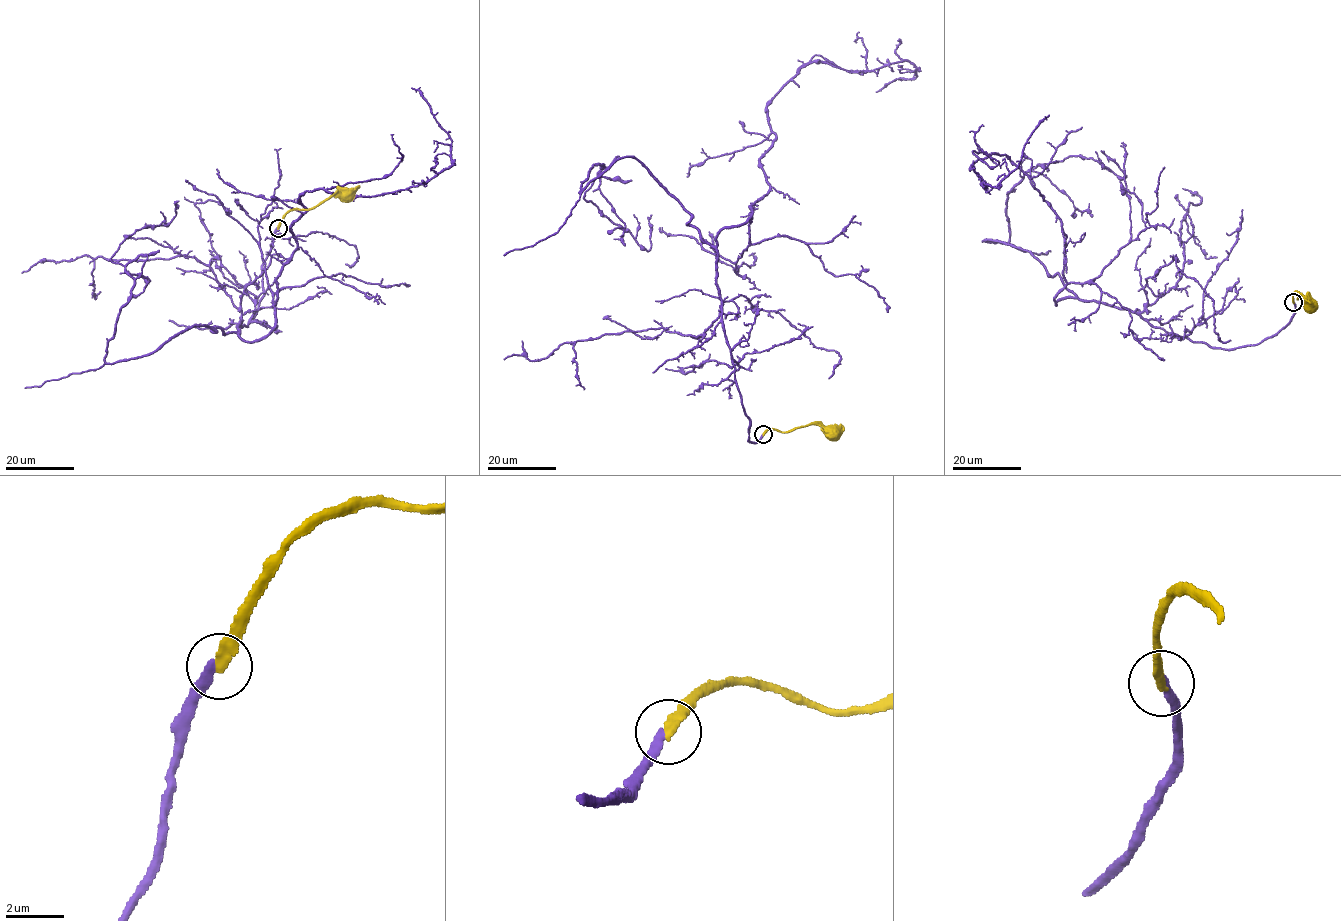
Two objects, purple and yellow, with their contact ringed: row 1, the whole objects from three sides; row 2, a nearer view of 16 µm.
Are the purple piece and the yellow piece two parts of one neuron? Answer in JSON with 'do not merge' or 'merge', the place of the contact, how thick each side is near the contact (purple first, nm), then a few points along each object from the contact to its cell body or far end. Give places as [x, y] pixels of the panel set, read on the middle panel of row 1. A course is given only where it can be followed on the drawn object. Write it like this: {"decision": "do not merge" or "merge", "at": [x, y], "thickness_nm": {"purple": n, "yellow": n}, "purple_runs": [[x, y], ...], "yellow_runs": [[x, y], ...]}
{"decision": "merge", "at": [763, 434], "thickness_nm": {"purple": 260, "yellow": 320}, "purple_runs": [[762, 435], [748, 440], [716, 235], [750, 221], [769, 189], [768, 105], [802, 67], [916, 68], [876, 91]], "yellow_runs": [[763, 435], [765, 430], [782, 432], [812, 423], [825, 426], [832, 434]]}

